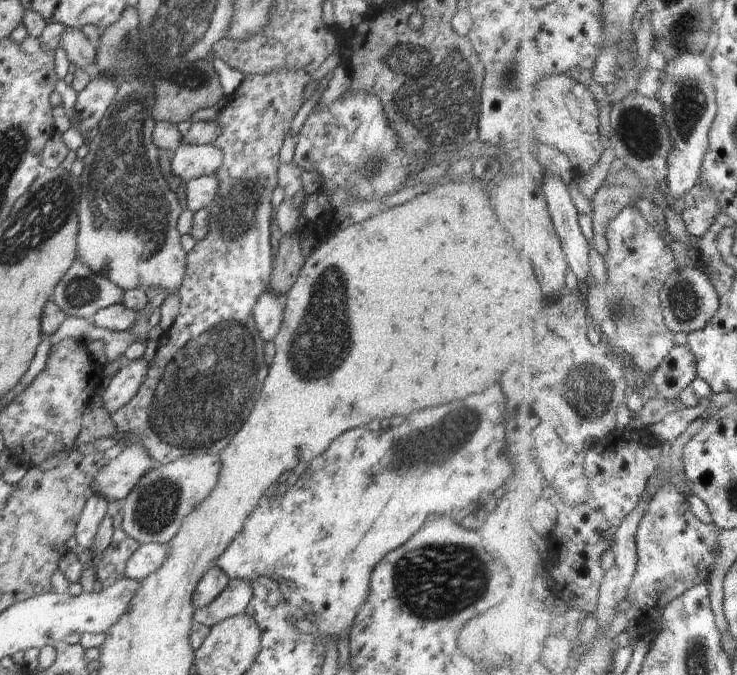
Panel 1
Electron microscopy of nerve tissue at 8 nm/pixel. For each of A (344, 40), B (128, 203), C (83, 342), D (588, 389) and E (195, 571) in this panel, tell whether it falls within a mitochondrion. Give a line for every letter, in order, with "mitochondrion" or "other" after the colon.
A: other
B: mitochondrion
C: other
D: mitochondrion
E: other

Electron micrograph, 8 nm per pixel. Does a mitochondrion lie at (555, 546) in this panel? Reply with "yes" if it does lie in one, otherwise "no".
no

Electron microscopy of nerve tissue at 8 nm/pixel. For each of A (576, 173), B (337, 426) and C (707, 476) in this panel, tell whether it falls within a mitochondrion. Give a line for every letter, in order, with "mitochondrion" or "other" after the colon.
A: other
B: other
C: mitochondrion

